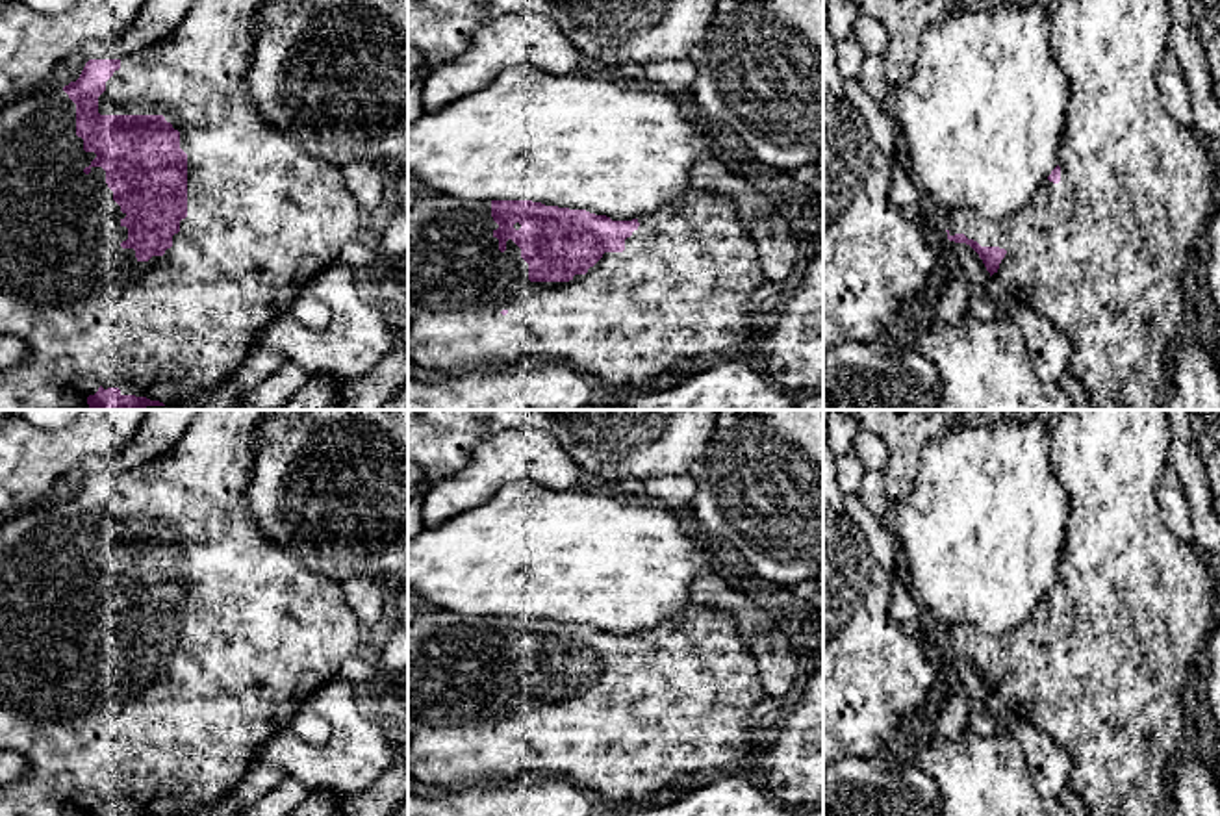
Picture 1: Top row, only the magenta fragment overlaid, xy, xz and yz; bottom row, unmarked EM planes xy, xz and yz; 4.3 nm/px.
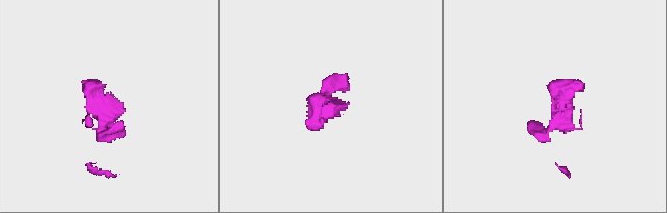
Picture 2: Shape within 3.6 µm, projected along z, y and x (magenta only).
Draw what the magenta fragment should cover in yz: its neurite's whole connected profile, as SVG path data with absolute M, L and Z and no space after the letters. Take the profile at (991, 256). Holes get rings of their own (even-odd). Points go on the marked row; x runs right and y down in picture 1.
M1062 0L1051 15L1051 52L1070 80L1072 96L1066 108L1066 128L1059 145L1059 163L1036 191L1035 198L1012 217L999 223L972 210L949 210L942 213L947 239L970 245L983 260L990 276L996 276L1018 300L1048 317L1072 341L1074 354L1070 373L1085 386L1092 410L1155 410L1168 375L1168 358L1183 336L1185 300L1183 274L1192 256L1194 243L1203 236L1211 217L1214 178L1200 135L1181 126L1163 106L1157 87L1157 72L1168 52L1172 13L1168 0Z

